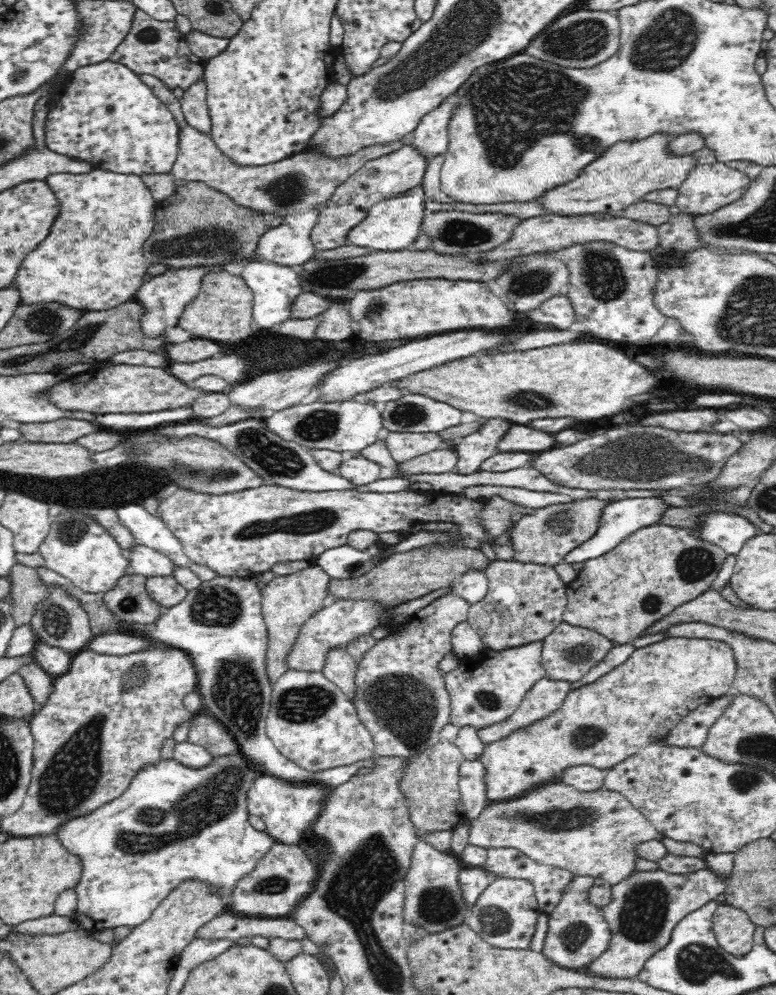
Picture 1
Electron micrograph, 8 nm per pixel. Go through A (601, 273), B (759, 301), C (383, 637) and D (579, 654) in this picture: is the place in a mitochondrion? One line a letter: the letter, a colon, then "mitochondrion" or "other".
A: mitochondrion
B: mitochondrion
C: other
D: mitochondrion

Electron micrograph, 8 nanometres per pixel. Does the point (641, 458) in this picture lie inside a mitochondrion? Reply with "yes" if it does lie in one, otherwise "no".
yes

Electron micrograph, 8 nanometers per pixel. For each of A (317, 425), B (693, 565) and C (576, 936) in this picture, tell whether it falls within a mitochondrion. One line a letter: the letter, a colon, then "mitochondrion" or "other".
A: mitochondrion
B: mitochondrion
C: mitochondrion

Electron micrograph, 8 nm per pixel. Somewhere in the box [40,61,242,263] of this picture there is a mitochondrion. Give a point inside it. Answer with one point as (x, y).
(110, 110)

